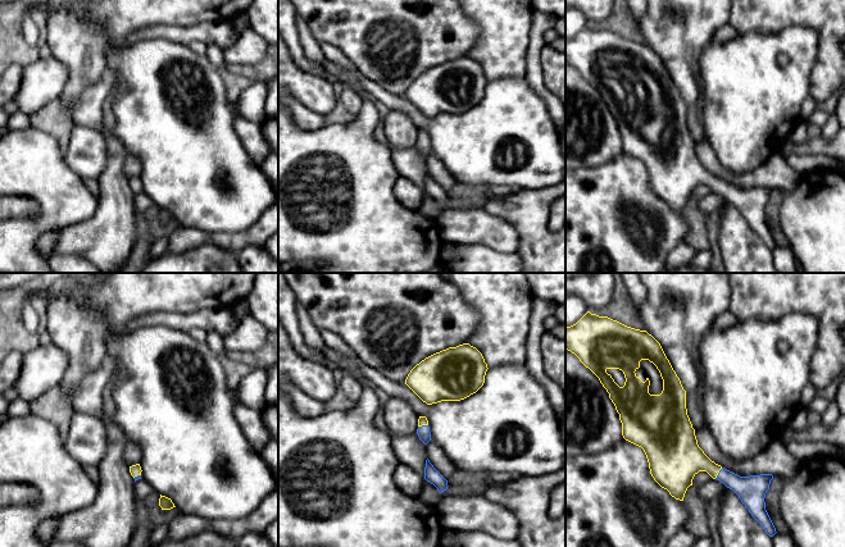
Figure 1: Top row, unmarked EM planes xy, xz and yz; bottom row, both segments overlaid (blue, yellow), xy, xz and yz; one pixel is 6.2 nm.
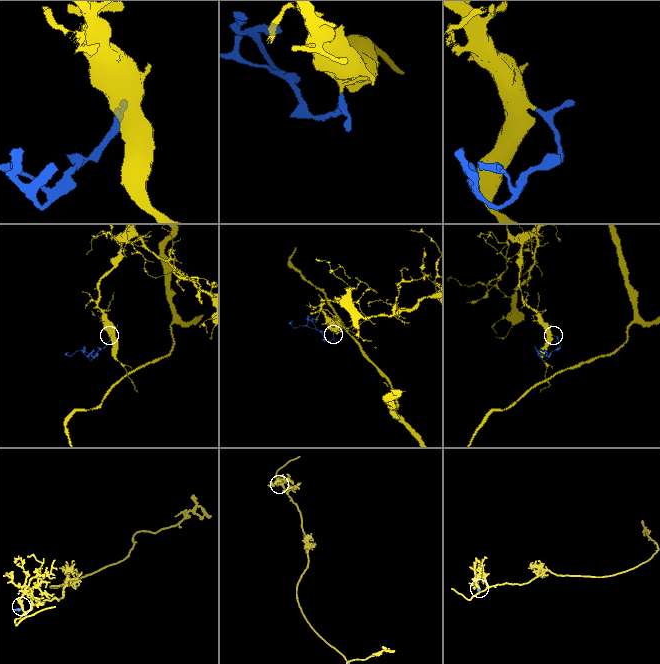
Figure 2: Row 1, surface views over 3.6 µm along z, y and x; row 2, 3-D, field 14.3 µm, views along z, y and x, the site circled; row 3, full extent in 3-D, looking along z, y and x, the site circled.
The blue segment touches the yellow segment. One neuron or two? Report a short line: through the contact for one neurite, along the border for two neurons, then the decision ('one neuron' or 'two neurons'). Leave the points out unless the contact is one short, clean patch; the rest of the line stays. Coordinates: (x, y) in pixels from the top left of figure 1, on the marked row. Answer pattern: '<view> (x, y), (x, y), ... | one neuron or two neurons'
yz (752, 489), (718, 473), (703, 463), (681, 459) | one neuron

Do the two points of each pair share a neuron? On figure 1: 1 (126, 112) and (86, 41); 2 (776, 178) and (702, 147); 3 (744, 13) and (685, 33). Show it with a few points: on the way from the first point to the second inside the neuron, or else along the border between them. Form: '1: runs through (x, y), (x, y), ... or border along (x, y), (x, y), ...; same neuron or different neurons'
1: border along (107, 58), (103, 74), (82, 92); different neurons
2: runs through (757, 178), (734, 179), (716, 167); same neuron
3: border along (730, 13), (727, 22); different neurons

